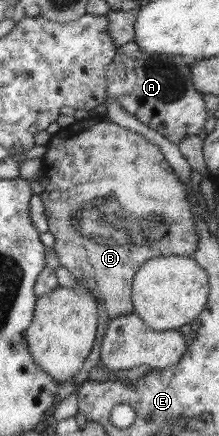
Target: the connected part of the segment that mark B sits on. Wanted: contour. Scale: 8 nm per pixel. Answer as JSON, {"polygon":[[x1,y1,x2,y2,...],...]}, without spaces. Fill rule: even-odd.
{"polygon":[[90,116,88,119,76,120,74,123,61,128,56,134,51,135,45,155,42,157,42,173,50,179,45,187,41,198,46,206,46,218,48,218,49,231,54,235,53,252,58,261,65,266,76,278,80,285,90,290,94,298,99,302,101,308,105,308,109,318,118,316,129,316,133,314,134,306,131,300,133,278,142,264,158,256,188,256,192,257,198,249,199,238,196,231,195,214,193,214,193,204,187,198,186,186,179,180,164,155,160,152,158,145,152,144,142,134,124,128,117,123,107,120,105,116],[52,192,60,192,60,198,51,200]]}

